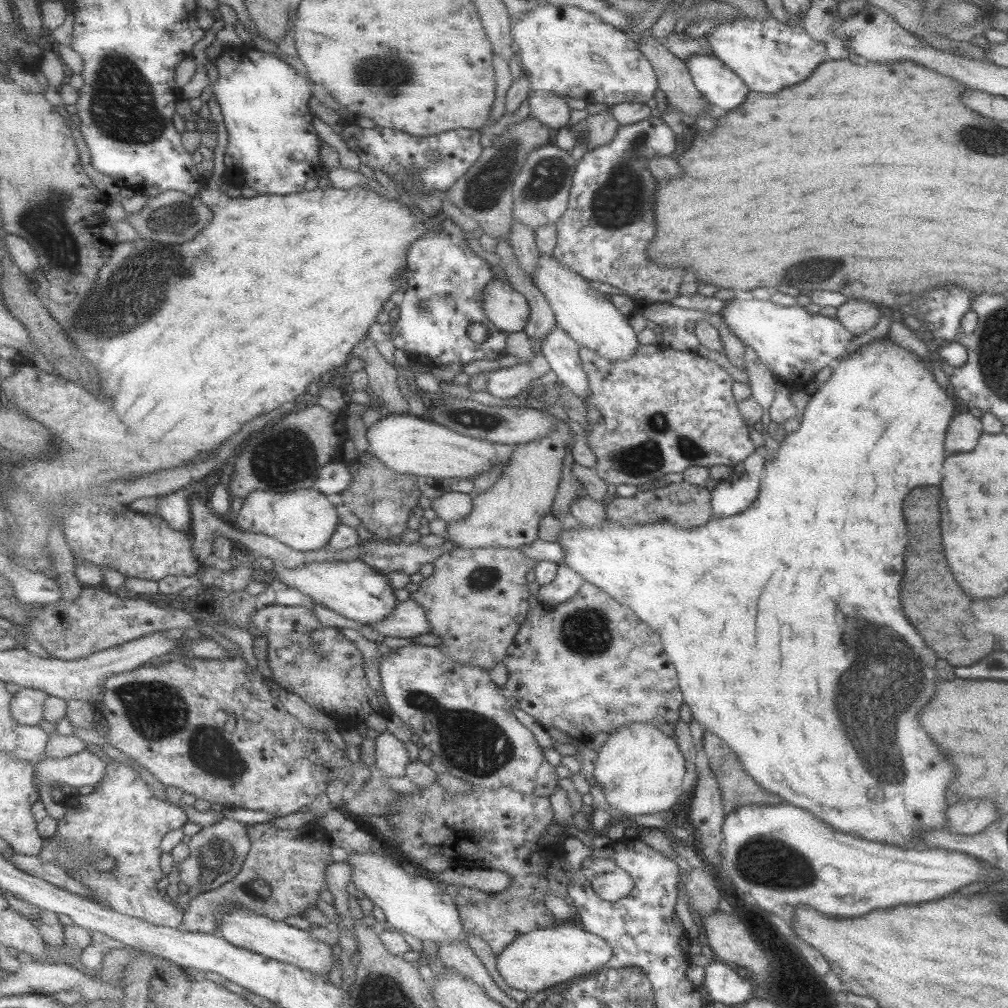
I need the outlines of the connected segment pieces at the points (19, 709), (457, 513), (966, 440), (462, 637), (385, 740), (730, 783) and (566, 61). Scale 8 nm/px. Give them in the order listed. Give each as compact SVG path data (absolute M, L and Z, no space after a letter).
M22 687L12 702L14 721L20 725L37 727L43 722L45 705L50 694L45 689Z
M449 491L431 500L431 508L447 524L461 522L470 515L474 507L472 494Z
M968 412L957 413L949 421L945 433L945 452L947 454L971 452L977 438L983 432L981 421L977 417L973 417Z
M459 547L435 560L433 574L423 579L411 599L428 611L432 626L428 633L442 640L437 647L445 655L455 658L461 666L470 664L493 670L507 657L509 646L527 622L532 607L527 574L537 565L539 561L527 558L517 548Z
M383 731L376 738L377 760L375 764L385 777L406 776L408 768L409 752L405 748L405 743L391 732Z
M703 730L702 746L707 758L707 764L711 772L714 774L715 780L718 782L719 794L722 798L723 810L728 813L731 809L743 805L776 805L781 803L781 799L773 793L763 790L758 782L755 782L742 768L742 764L738 756L713 733Z
M538 6L513 22L512 34L533 91L554 90L562 97L611 107L621 102L646 103L658 87L653 69L634 38L581 7Z

